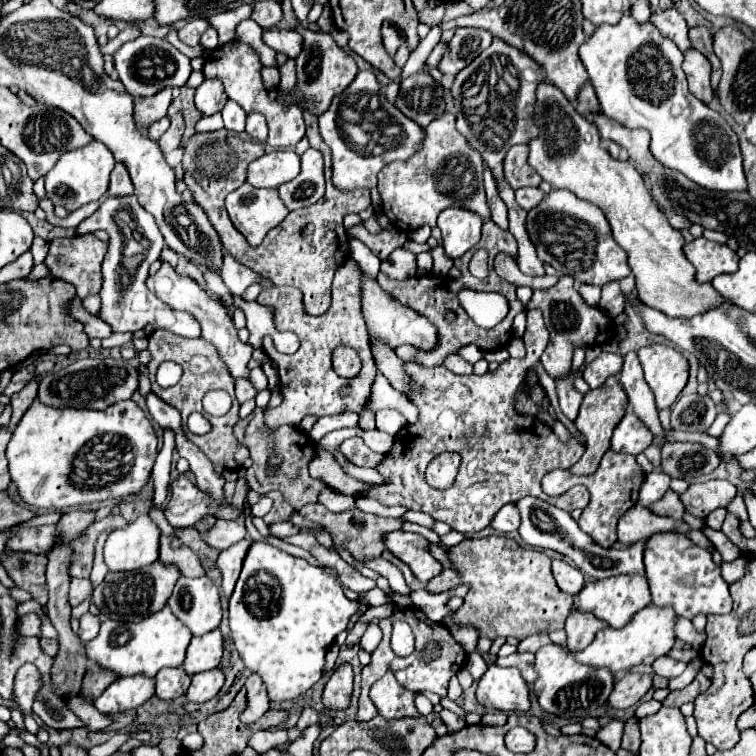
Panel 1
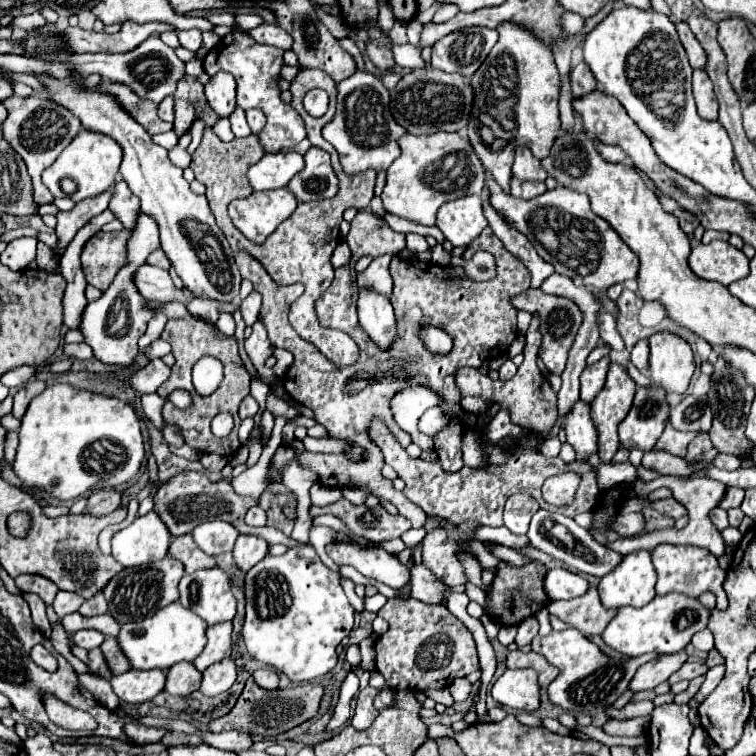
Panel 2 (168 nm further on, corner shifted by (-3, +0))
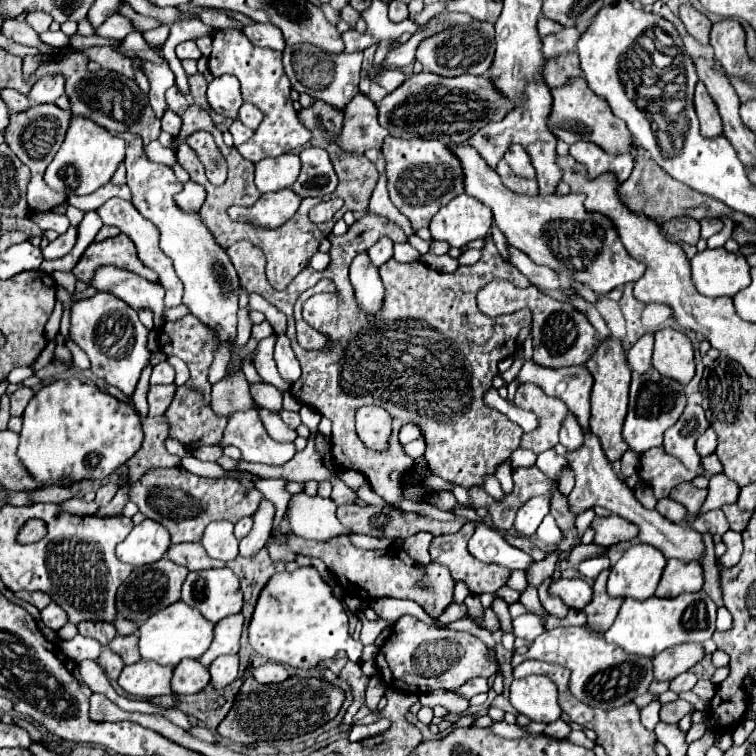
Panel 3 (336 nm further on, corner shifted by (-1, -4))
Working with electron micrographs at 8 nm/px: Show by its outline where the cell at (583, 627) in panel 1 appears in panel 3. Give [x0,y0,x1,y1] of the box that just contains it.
[583,570,623,634]

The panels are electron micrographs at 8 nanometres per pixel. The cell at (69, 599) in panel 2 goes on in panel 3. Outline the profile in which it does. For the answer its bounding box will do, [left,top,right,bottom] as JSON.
[41,602,69,630]

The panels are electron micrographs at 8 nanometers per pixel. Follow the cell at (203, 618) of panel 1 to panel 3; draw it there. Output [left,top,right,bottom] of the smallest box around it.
[181,568,243,622]

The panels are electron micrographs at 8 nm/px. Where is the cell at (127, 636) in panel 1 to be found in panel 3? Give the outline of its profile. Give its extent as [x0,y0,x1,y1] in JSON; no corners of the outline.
[139,602,213,666]

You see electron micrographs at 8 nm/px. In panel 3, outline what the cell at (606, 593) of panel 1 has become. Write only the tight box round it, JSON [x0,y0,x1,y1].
[607,544,667,600]

